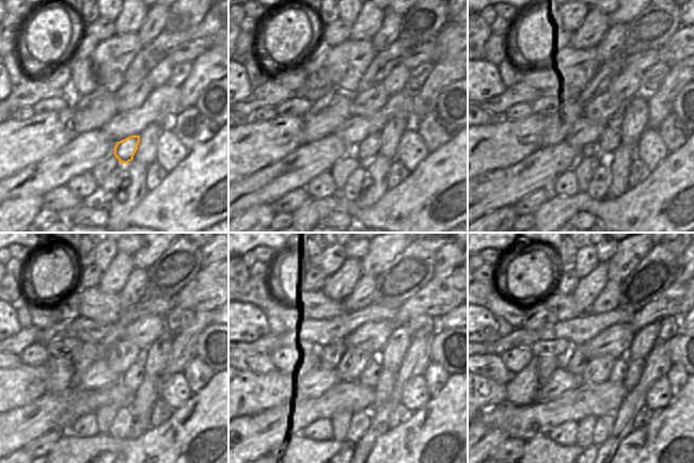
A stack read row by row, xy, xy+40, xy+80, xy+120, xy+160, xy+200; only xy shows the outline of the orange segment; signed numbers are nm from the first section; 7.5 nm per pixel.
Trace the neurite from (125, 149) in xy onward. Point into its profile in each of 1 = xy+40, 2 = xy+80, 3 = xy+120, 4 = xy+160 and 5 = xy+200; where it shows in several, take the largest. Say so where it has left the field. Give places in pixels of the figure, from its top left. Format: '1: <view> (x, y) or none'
1: xy+40 (368, 148)
2: xy+80 (610, 141)
3: xy+120 (133, 378)
4: xy+160 (371, 377)
5: xy+200 (619, 369)

